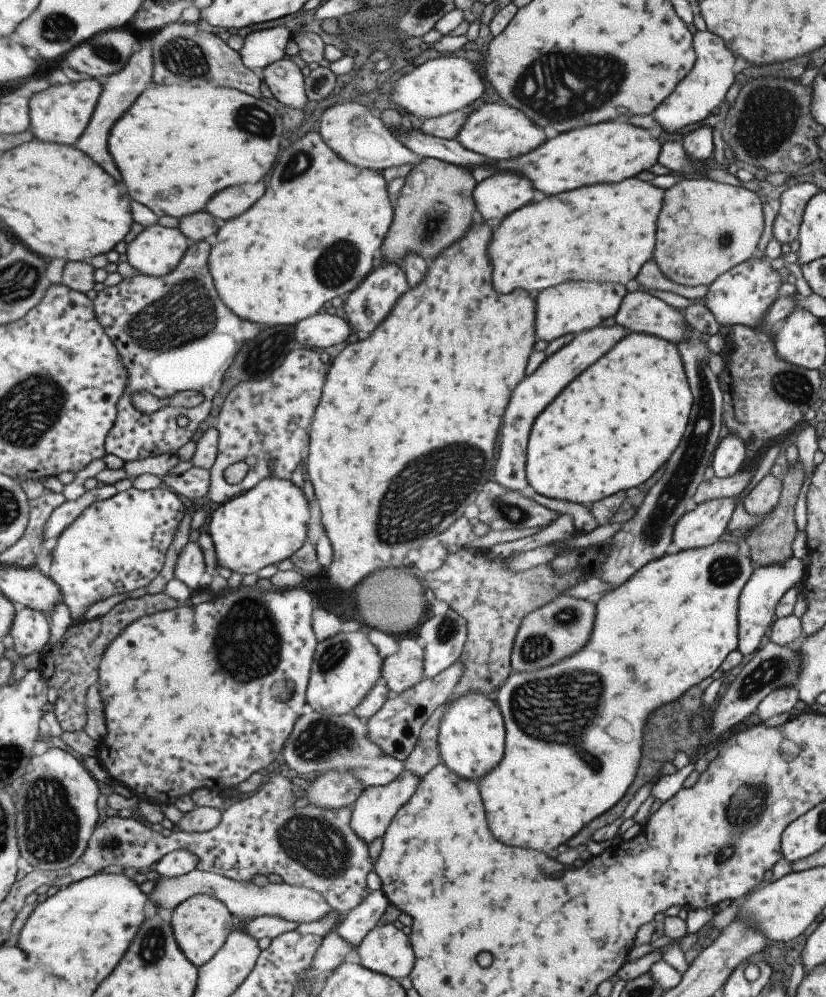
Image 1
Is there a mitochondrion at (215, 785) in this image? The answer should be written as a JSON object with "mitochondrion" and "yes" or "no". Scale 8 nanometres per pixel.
{"mitochondrion":"no"}

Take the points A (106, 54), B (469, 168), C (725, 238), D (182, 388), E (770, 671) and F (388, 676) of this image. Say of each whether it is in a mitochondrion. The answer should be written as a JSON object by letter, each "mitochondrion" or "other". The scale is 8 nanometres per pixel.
{"A":"mitochondrion","B":"other","C":"mitochondrion","D":"other","E":"mitochondrion","F":"other"}

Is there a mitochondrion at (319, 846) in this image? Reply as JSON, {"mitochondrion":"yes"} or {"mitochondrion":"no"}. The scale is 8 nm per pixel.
{"mitochondrion":"yes"}

